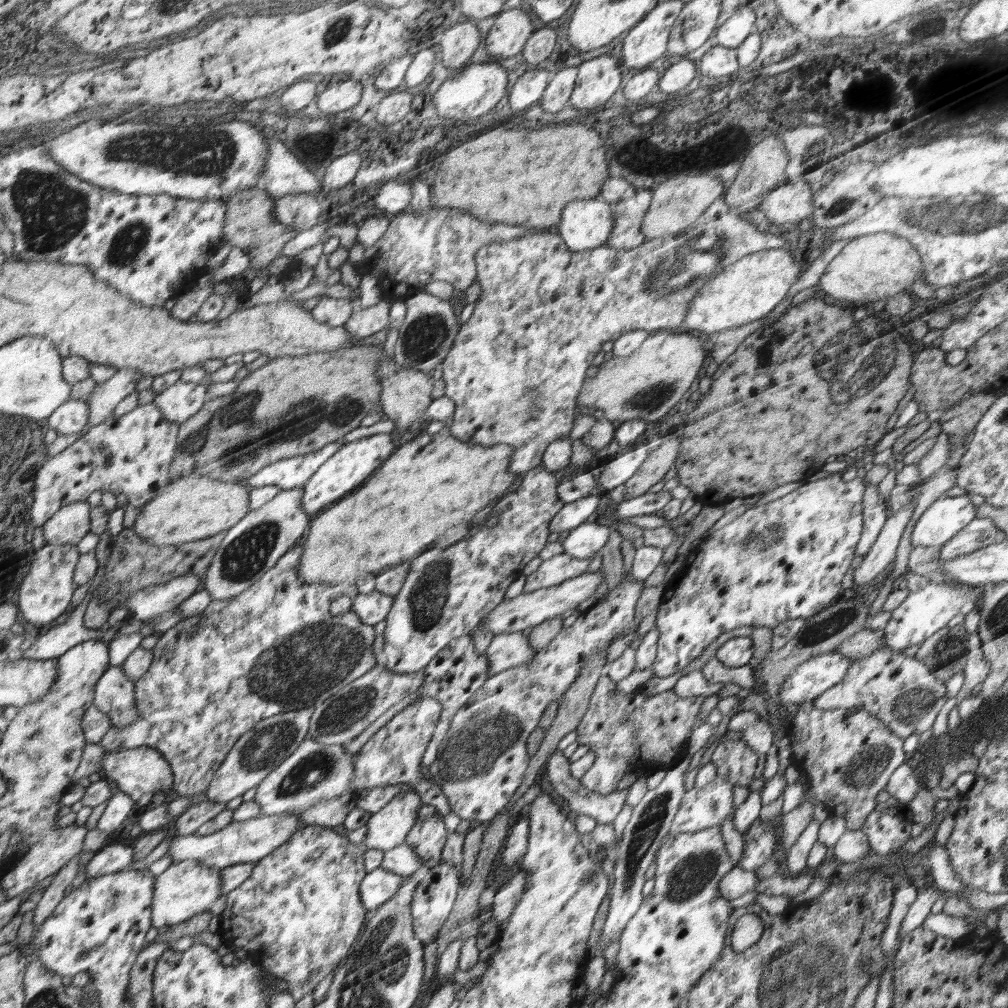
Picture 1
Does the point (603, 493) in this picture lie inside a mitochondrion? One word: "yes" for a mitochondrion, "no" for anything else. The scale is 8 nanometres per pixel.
no

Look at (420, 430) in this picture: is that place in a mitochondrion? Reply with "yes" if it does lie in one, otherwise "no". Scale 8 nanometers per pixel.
no

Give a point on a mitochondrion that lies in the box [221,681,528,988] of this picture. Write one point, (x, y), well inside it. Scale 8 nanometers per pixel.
(474, 747)

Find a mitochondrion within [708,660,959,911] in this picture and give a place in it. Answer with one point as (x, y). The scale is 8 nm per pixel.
(862, 769)

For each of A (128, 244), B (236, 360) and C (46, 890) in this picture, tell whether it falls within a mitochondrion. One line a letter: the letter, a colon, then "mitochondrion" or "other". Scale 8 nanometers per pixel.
A: mitochondrion
B: other
C: other

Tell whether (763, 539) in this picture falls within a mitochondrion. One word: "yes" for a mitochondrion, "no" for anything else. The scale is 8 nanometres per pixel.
yes

